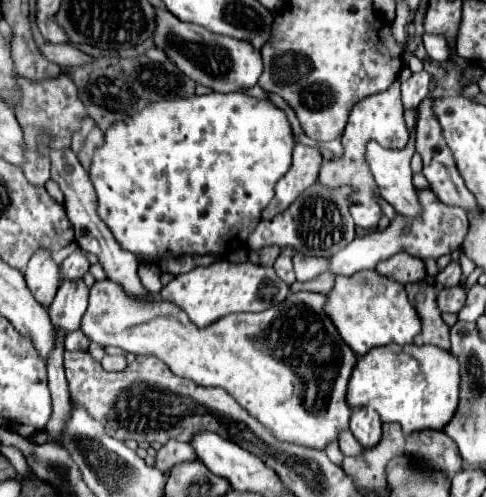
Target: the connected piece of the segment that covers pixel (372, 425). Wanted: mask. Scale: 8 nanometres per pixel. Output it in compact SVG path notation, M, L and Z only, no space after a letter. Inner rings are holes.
M354 408L350 418L350 432L364 448L372 448L382 438L382 424L378 414L374 414L370 408Z

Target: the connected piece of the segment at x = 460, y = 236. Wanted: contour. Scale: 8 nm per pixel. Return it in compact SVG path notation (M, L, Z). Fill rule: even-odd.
M422 190L418 192L424 216L418 218L406 218L406 216L396 216L394 222L390 222L390 226L386 230L372 230L364 236L356 236L348 246L344 246L336 256L330 258L328 264L328 272L336 278L336 276L352 276L360 270L372 270L376 266L376 262L386 260L398 252L410 252L412 256L418 258L440 258L444 254L452 254L466 238L470 222L468 216L462 208L452 208L442 204L430 190Z

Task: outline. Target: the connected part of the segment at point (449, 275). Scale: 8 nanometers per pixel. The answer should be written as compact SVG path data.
M450 262L434 280L434 286L438 290L442 288L454 288L454 286L460 286L460 276L462 276L462 268L458 262Z

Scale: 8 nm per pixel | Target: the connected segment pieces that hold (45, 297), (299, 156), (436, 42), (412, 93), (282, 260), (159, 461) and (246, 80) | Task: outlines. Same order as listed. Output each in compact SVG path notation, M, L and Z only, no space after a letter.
M38 250L30 262L28 268L24 272L26 284L32 292L32 296L44 306L48 308L56 296L56 290L60 286L60 278L58 278L58 264L52 262L50 252L48 250Z
M296 144L294 156L292 156L292 166L278 180L278 184L274 188L276 194L274 194L270 206L262 212L262 218L270 220L276 214L284 212L306 188L310 188L318 178L320 162L322 162L322 156L318 150L308 148L304 144Z
M424 34L424 46L426 46L426 52L432 60L446 62L448 56L450 56L448 42L442 34Z
M422 70L418 74L412 74L406 82L402 82L402 104L404 104L404 110L418 108L418 104L428 94L428 84L430 84L430 81L430 74L426 70Z
M286 248L286 250L280 252L278 260L274 262L274 270L276 270L276 274L282 276L282 280L284 280L288 286L296 280L296 278L294 278L294 270L292 270L292 256L294 256L294 252Z
M170 440L168 444L164 444L164 446L158 450L154 466L160 468L160 472L168 472L174 464L178 464L178 462L188 462L188 460L196 460L196 452L192 450L192 446L190 446L190 444L184 444L184 442Z
M156 8L156 32L152 34L152 40L154 46L160 48L190 80L196 80L196 84L214 92L246 92L256 86L262 76L262 58L252 44L212 34L206 28L178 20L172 12L162 8Z

